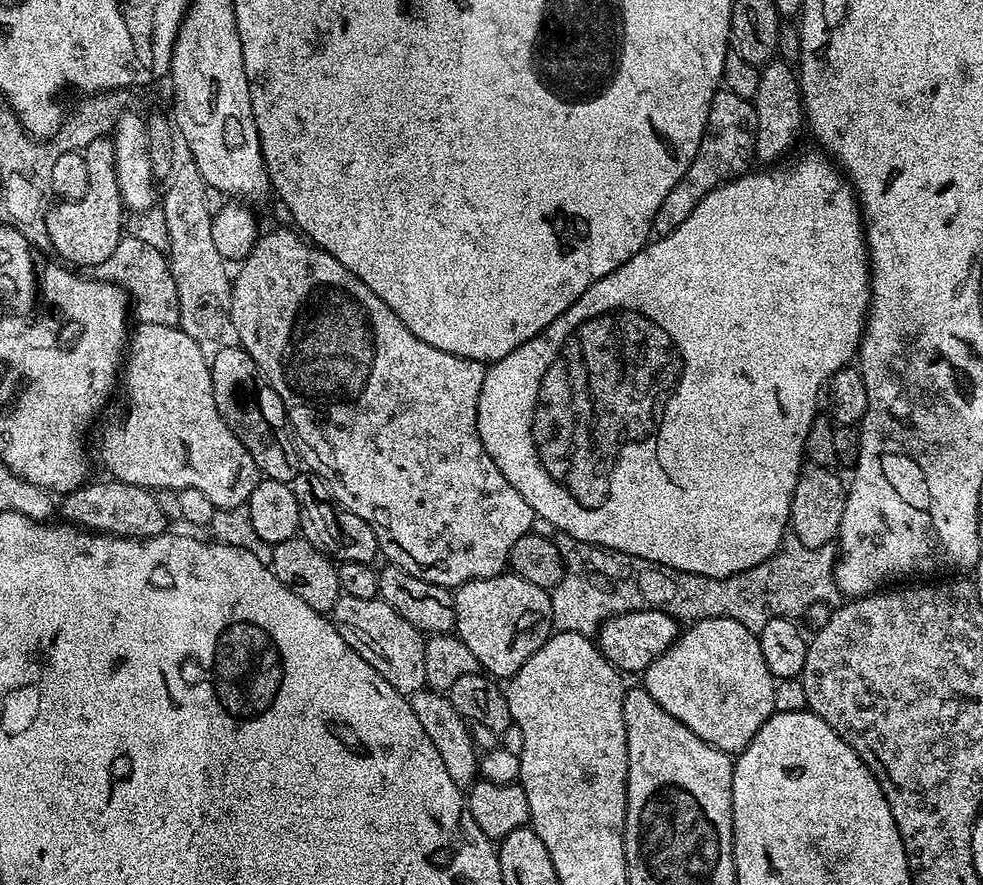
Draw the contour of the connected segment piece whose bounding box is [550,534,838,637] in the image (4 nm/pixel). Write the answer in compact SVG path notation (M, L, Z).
M563 534L557 535L555 542L564 556L564 577L550 592L552 626L557 632L577 632L591 637L598 622L607 620L609 616L616 616L619 612L637 612L643 608L653 608L662 610L667 616L673 616L678 622L695 622L715 616L734 618L734 622L742 622L742 626L759 633L760 628L774 618L800 618L803 612L810 611L815 604L838 596L835 574L837 549L832 544L821 548L807 548L791 534L785 535L783 544L774 555L766 558L766 562L726 578L690 574L686 570L662 566L658 562L650 562L634 554L615 552L613 548L598 548L594 544L587 544Z

